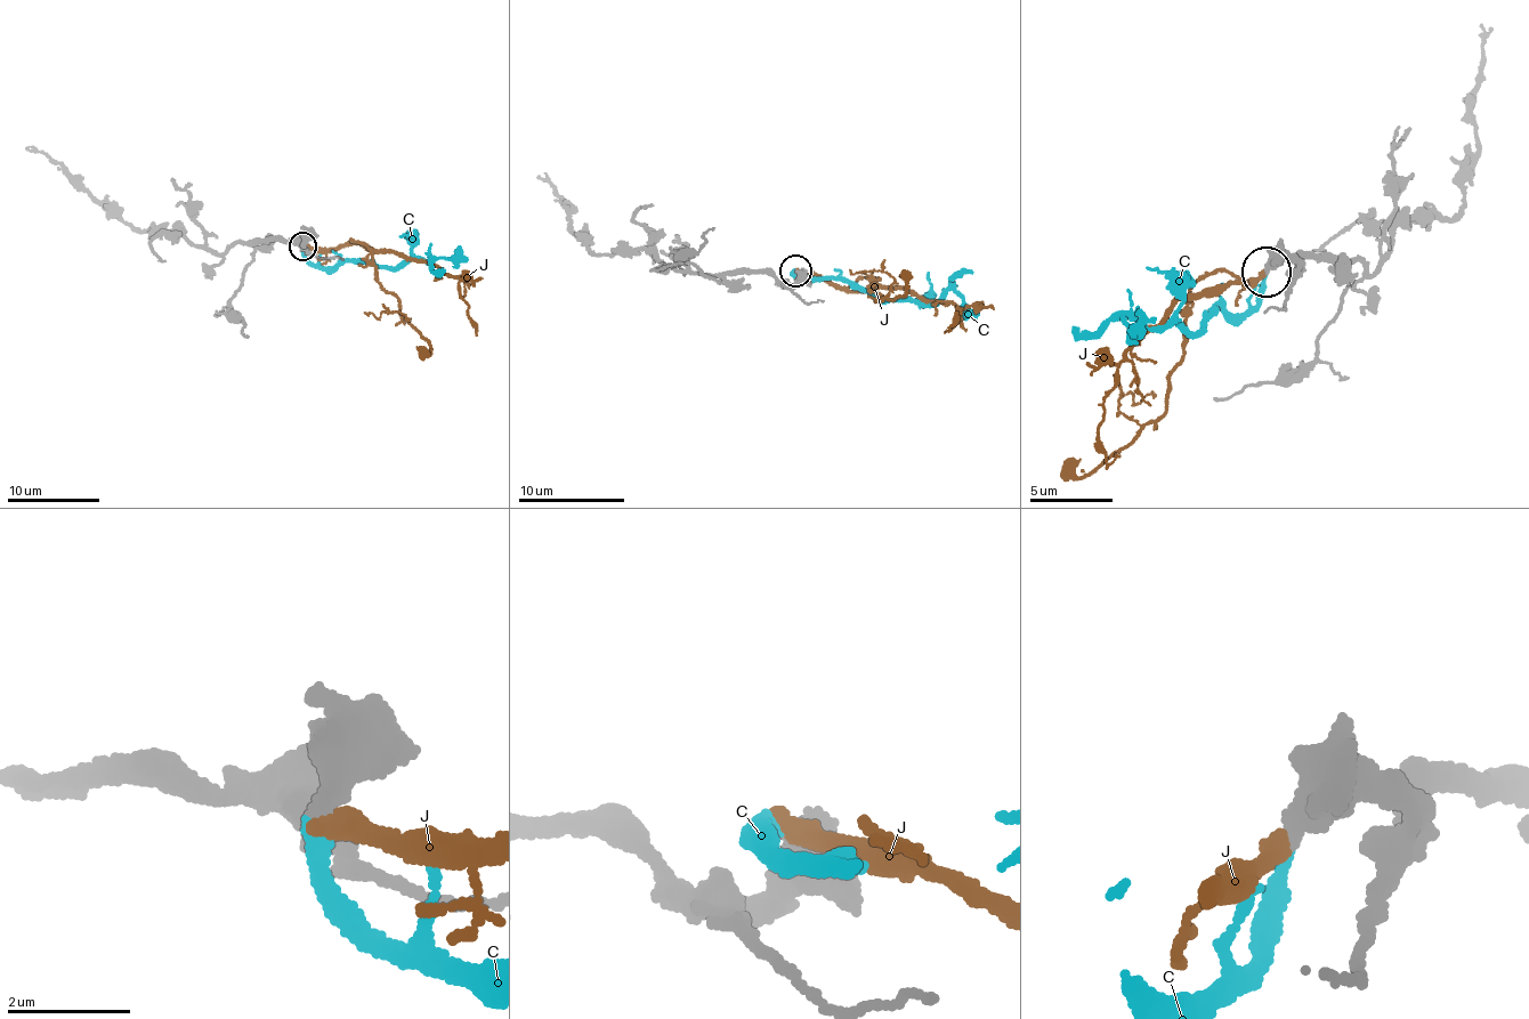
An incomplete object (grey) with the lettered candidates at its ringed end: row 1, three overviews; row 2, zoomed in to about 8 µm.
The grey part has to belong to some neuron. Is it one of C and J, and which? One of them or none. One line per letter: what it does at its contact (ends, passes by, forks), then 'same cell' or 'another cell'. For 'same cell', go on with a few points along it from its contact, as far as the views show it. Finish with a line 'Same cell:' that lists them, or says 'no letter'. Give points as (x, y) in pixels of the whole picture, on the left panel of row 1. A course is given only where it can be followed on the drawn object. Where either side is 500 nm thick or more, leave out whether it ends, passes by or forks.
C: it ends; same cell; course (304, 245), (312, 265), (336, 268), (347, 260), (399, 269), (413, 259), (429, 259), (436, 271), (445, 268)
J: it ends; another cell
Same cell: C

